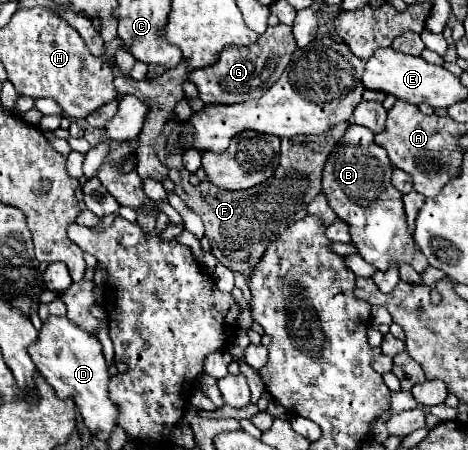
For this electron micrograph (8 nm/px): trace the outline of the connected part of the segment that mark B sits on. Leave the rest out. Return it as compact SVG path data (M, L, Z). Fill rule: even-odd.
M361 125L347 129L323 169L323 193L331 209L351 227L351 241L359 255L379 271L387 271L391 261L411 265L415 257L413 231L407 225L401 193L391 185L391 171L393 165L385 149L373 141L373 131Z

